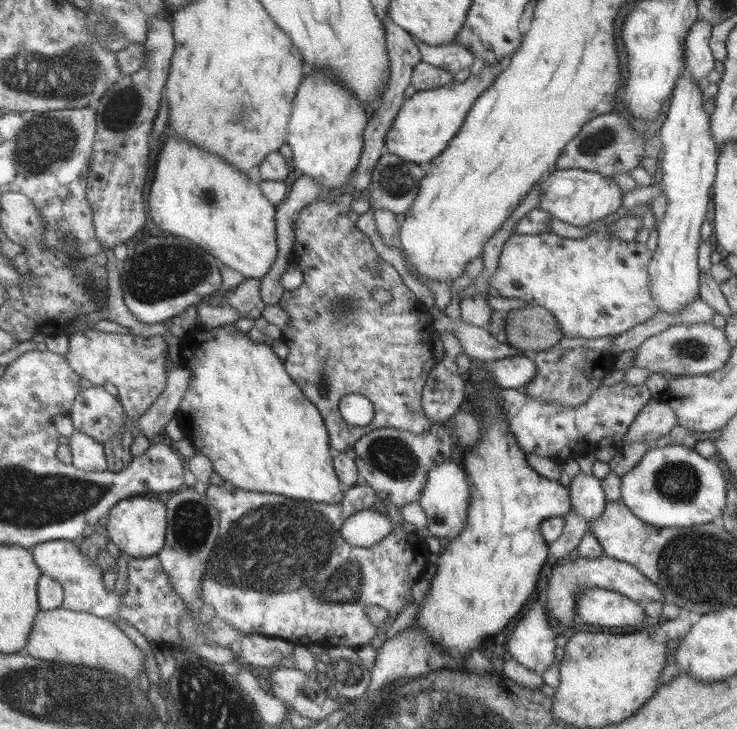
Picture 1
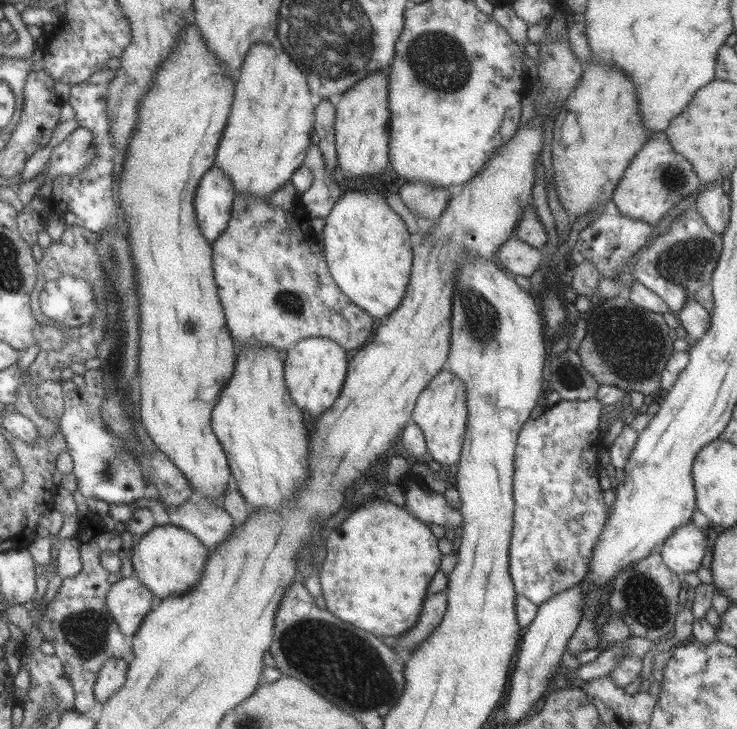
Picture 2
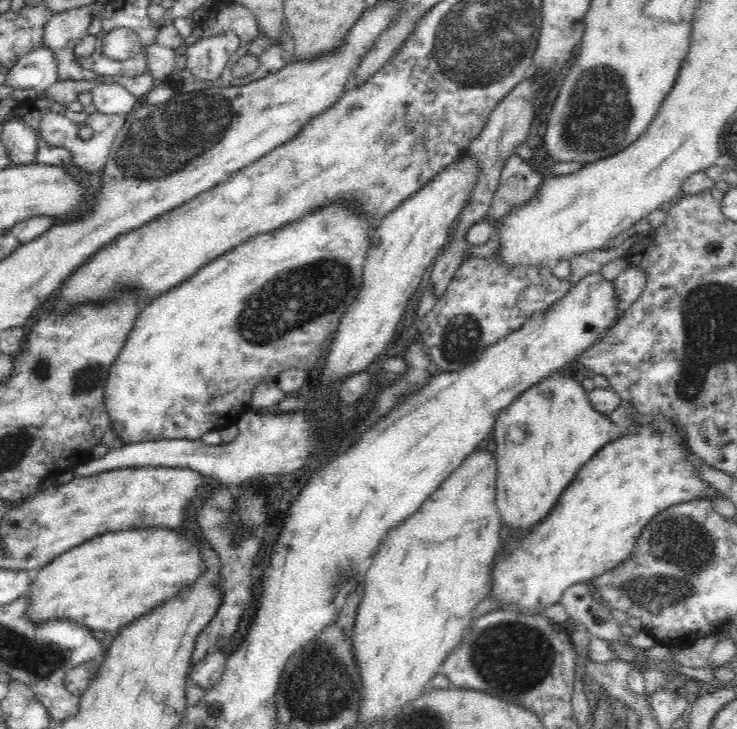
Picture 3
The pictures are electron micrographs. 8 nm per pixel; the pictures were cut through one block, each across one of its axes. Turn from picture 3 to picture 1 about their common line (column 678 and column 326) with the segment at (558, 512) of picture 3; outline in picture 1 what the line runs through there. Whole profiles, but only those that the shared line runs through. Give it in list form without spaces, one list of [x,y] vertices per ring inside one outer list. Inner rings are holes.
[[[231,324],[219,328],[194,325],[180,338],[180,343],[180,367],[189,369],[191,376],[182,392],[174,419],[183,433],[183,438],[209,459],[212,470],[217,472],[223,481],[241,490],[341,504],[345,491],[331,464],[332,450],[322,416],[287,375],[282,360],[277,358],[271,347],[261,342],[253,342],[247,334],[237,332]]]

